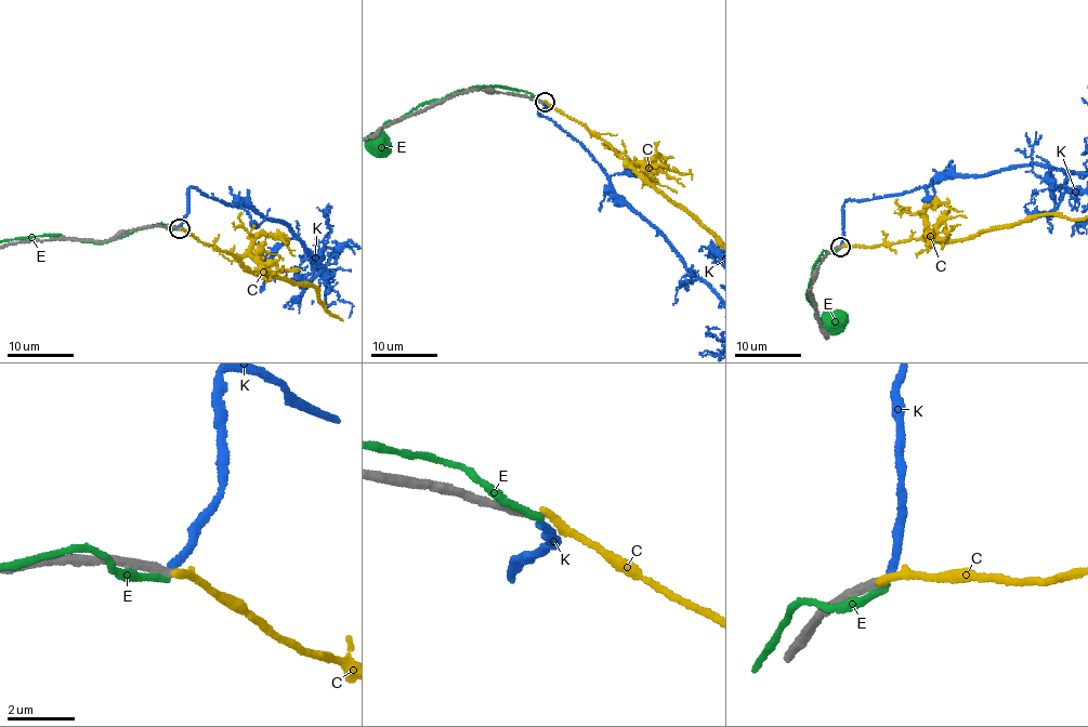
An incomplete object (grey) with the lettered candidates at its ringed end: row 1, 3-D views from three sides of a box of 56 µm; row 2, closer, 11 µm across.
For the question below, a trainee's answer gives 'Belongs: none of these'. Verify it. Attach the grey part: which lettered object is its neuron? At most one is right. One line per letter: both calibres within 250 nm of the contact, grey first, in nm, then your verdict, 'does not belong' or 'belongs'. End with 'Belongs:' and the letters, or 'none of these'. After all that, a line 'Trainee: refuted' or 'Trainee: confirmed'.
C: 240/240 nm | does not belong
E: 300/280 nm | does not belong
K: 240/240 nm | does not belong
Belongs: none of these
Trainee: confirmed

